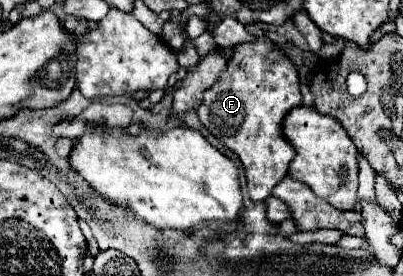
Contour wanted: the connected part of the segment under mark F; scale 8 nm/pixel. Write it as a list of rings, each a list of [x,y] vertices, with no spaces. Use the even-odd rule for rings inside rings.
[[[265,35],[255,37],[255,41],[235,45],[219,79],[205,89],[197,115],[223,145],[239,155],[245,167],[251,199],[265,201],[273,187],[287,175],[295,149],[283,135],[283,119],[287,111],[301,105],[303,101],[295,63]]]

